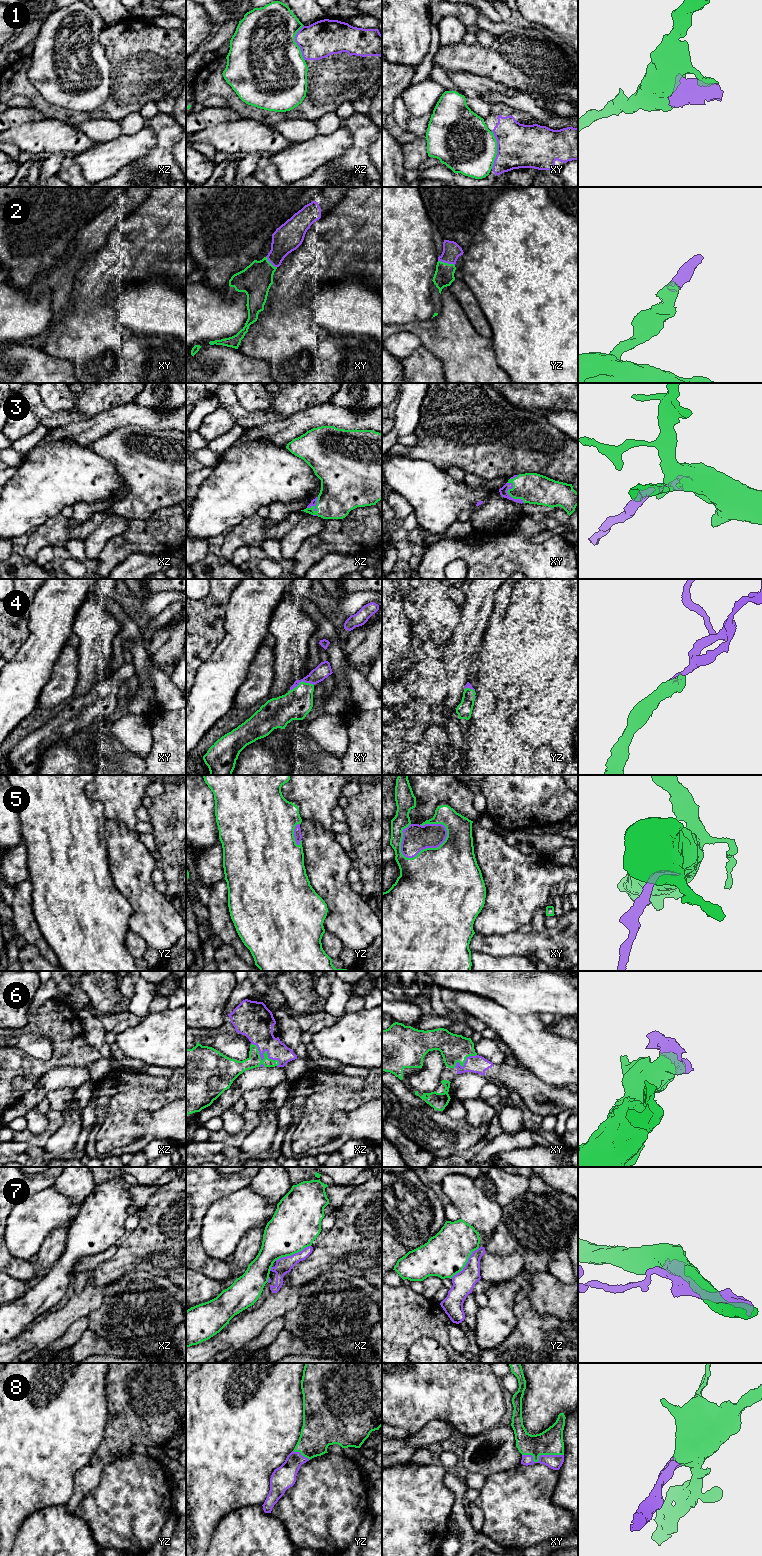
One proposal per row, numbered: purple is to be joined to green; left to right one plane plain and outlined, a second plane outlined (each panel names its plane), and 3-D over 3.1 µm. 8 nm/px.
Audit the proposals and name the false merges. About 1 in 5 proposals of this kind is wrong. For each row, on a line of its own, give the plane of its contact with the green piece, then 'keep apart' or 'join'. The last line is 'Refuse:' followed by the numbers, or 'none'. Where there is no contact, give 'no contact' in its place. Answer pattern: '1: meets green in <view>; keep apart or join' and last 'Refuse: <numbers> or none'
1: meets green in xy; keep apart
2: meets green in yz; join
3: meets green in xy; join
4: meets green in xy; join
5: meets green in xy; join
6: meets green in xz; join
7: meets green in yz; keep apart
8: meets green in xy; join
Refuse: 1, 7

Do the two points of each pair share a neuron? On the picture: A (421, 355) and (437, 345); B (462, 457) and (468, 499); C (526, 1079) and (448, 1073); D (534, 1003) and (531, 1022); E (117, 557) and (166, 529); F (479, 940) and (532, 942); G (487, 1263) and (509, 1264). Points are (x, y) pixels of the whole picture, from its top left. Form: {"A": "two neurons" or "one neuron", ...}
{"A": "two neurons", "B": "two neurons", "C": "one neuron", "D": "two neurons", "E": "one neuron", "F": "one neuron", "G": "one neuron"}

